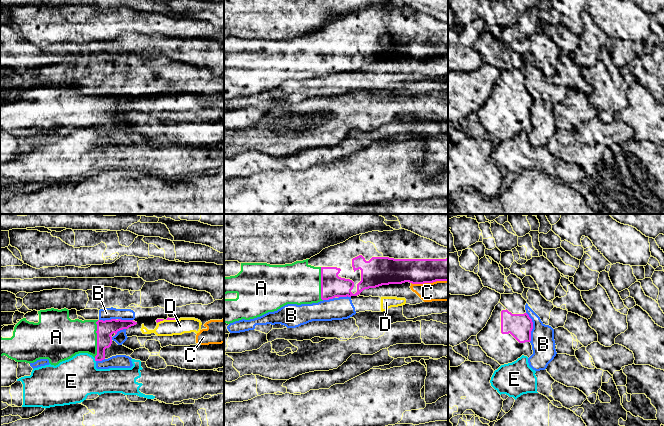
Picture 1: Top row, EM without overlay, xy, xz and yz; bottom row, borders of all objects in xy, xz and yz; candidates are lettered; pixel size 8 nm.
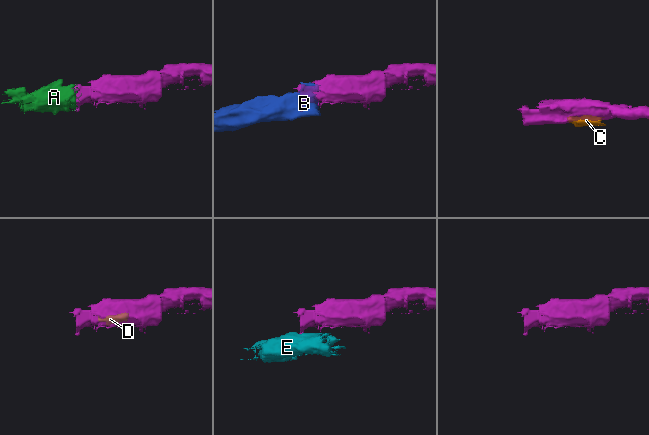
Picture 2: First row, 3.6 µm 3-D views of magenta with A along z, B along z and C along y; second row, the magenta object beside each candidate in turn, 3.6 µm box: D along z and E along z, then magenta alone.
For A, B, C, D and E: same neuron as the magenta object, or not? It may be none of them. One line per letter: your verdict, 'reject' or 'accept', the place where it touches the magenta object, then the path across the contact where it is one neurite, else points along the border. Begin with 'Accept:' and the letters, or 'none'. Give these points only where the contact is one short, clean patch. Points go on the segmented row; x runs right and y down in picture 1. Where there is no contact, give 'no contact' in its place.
Accept: A
A: accept; meets magenta in xy at (97, 339)
B: reject; meets magenta in yz at (532, 327); border along yz (526, 312), (532, 322), (530, 341)
C: reject; meets magenta in xz at (429, 282)
D: reject; meets magenta in xy at (171, 319); border along xy (177, 319), (166, 320)
E: reject; meets magenta in xy at (95, 360); border along xy (94, 358), (95, 361)

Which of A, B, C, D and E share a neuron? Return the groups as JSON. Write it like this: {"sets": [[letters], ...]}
{"sets": [["A"], ["B", "C", "D"], ["E"]]}

